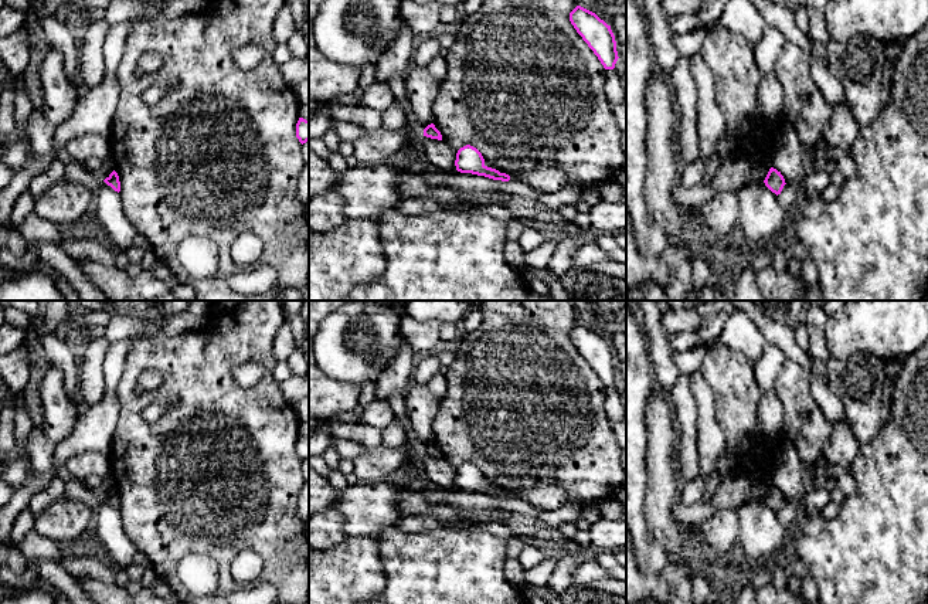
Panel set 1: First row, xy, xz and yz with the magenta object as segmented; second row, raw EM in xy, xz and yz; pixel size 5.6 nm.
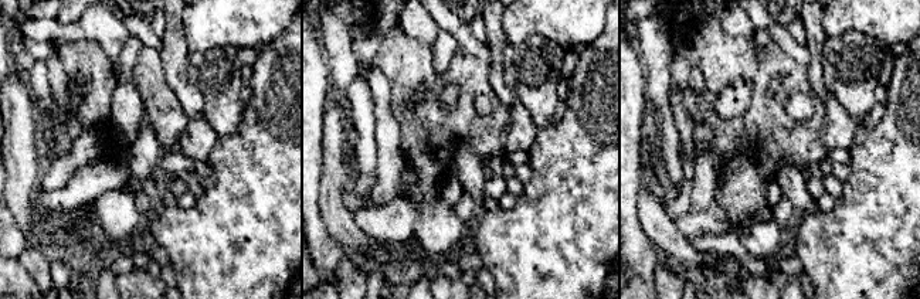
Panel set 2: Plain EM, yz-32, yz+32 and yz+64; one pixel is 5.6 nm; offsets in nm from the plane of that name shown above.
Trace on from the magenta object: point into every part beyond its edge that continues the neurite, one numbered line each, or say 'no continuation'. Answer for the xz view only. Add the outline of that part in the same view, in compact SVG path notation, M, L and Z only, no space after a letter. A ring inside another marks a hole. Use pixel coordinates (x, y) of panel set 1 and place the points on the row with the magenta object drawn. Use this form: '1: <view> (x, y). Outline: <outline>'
no continuation

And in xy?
no continuation

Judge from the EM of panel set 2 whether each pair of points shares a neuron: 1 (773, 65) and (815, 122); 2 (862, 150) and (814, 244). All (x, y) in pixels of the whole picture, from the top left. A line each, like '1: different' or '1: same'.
1: same
2: same

